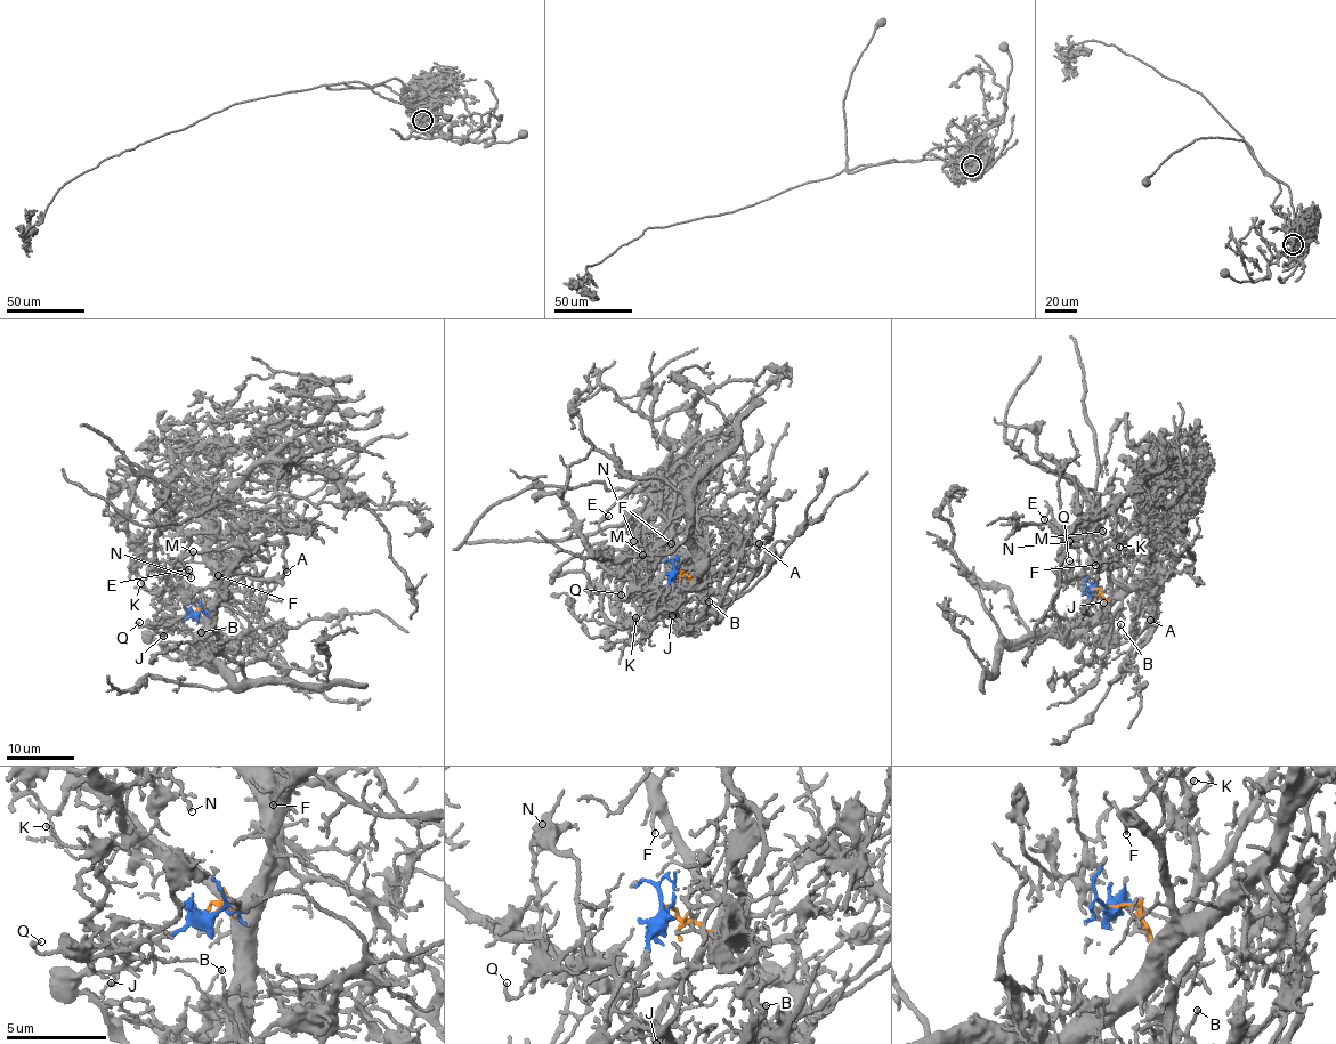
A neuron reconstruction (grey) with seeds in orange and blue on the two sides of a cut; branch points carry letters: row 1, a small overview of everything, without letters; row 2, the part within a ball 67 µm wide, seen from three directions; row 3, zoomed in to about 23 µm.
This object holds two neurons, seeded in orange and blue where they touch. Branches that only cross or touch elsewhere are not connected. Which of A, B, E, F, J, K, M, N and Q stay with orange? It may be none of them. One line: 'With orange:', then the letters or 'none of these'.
With orange: A, E, F, K, M, N

